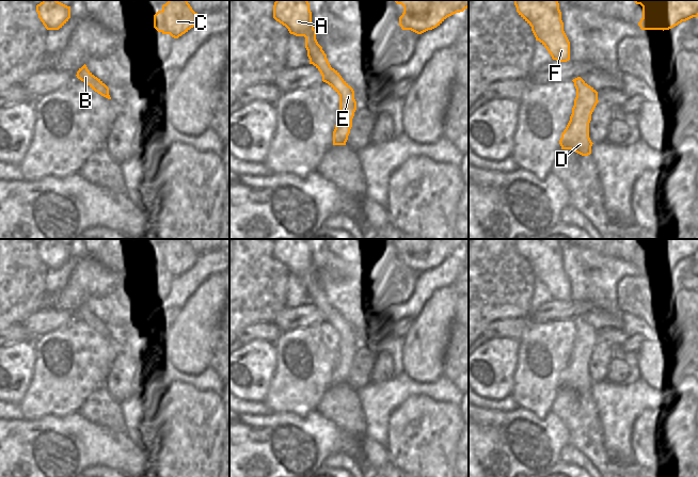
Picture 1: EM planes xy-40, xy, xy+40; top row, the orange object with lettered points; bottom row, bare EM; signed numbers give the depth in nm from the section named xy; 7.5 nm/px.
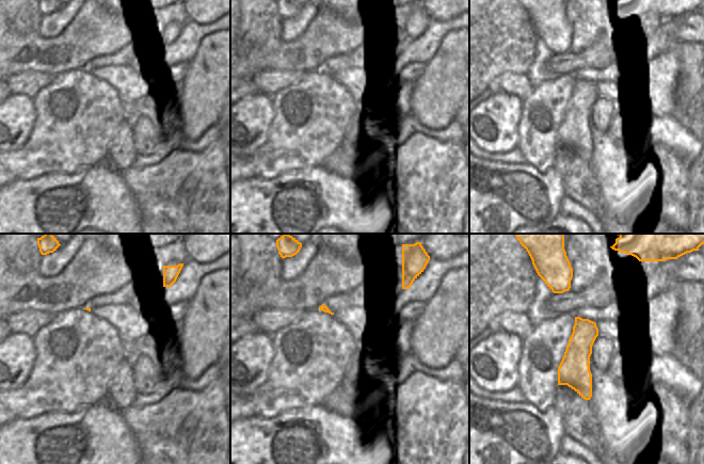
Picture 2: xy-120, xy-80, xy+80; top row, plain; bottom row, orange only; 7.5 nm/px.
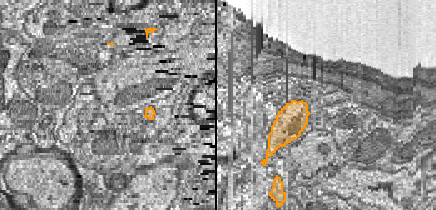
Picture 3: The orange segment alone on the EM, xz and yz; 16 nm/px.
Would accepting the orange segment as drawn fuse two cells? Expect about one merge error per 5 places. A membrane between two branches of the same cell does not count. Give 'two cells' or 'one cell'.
one cell

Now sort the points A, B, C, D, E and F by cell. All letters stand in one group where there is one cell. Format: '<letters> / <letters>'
A B C D E F

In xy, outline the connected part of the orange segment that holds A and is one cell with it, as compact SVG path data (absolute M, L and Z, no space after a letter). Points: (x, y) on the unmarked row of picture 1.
M276 239L273 244L273 257L285 265L290 273L305 276L310 303L320 311L322 320L339 334L339 351L333 370L333 384L346 384L356 349L354 330L339 312L331 306L327 293L318 283L308 240Z

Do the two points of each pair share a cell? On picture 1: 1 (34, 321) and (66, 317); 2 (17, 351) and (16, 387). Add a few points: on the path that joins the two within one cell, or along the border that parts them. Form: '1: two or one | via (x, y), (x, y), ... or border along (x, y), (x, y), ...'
1: one | via (42, 321), (59, 319)
2: one | via (17, 360), (16, 379)

